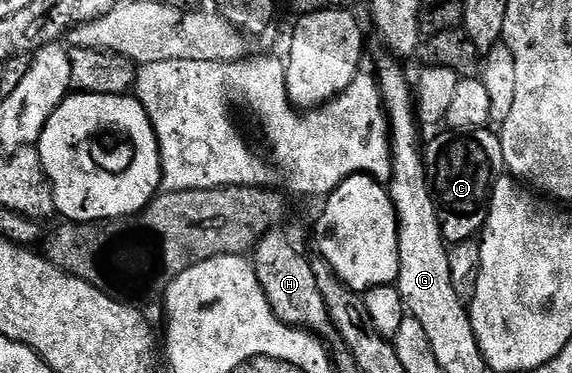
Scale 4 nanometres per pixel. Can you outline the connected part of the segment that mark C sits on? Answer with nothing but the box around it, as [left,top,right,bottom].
[424,129,502,245]

